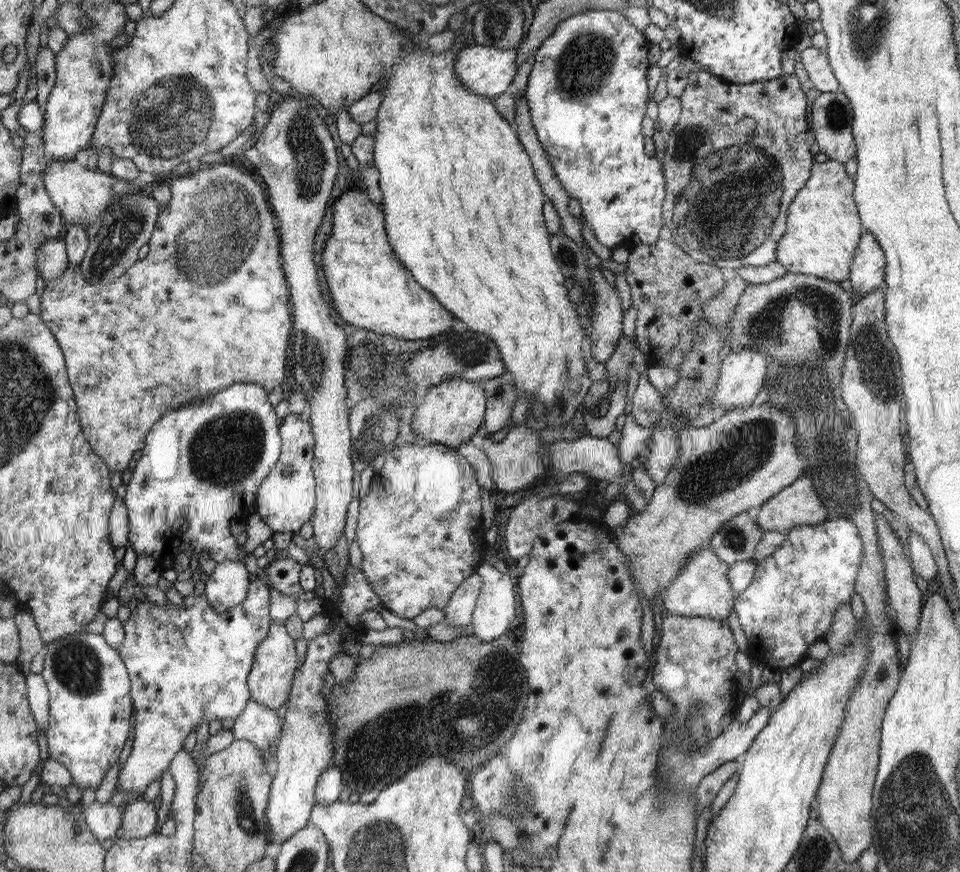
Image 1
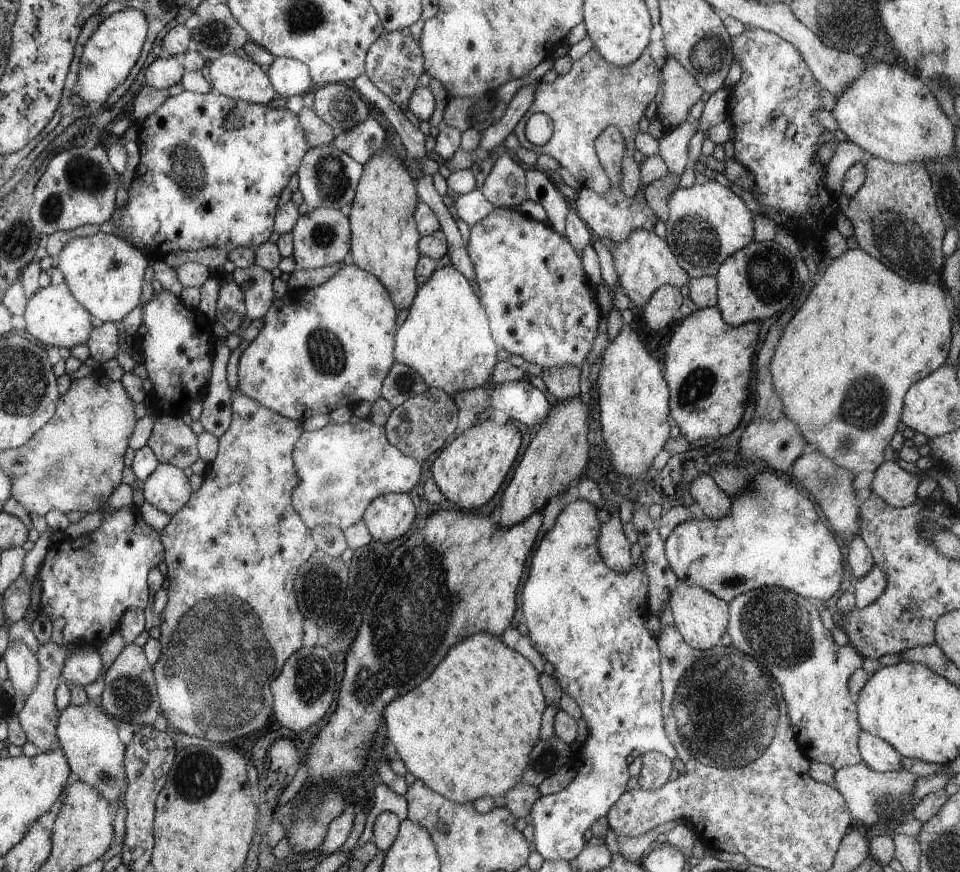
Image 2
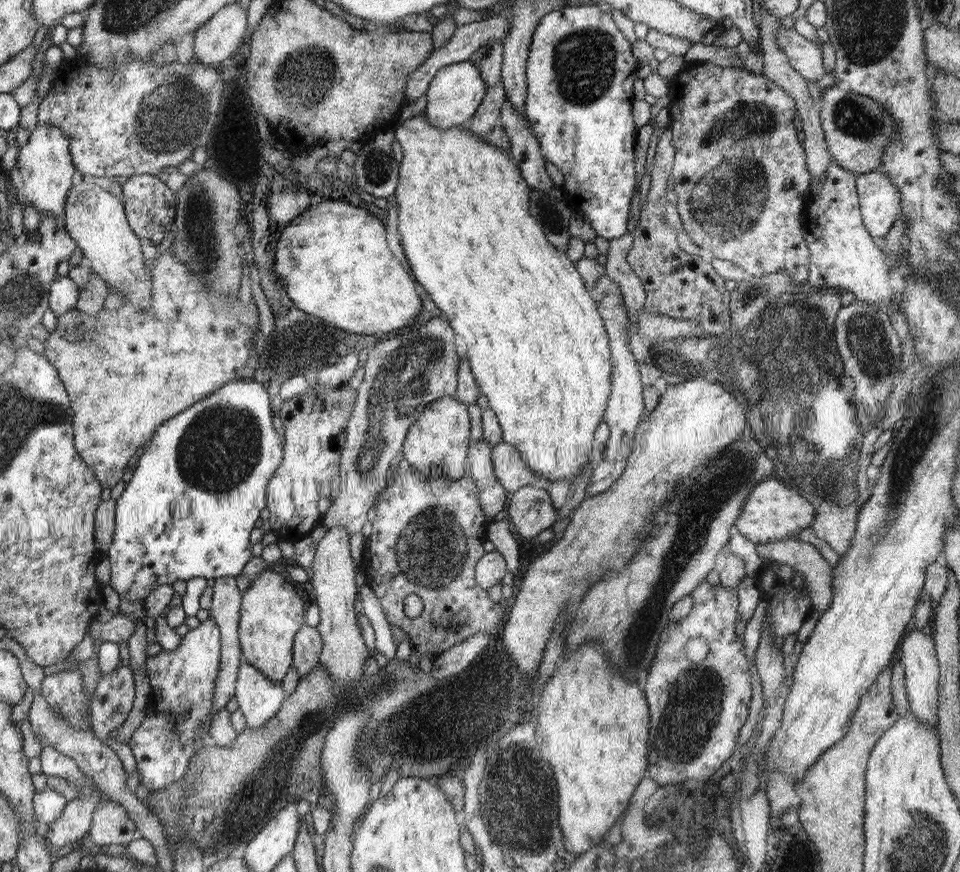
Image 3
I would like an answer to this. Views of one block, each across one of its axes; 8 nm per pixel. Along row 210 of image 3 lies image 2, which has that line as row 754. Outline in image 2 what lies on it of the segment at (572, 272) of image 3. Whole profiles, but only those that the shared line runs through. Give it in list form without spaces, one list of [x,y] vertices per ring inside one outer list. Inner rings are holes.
[[[473,634],[462,640],[446,662],[412,690],[394,698],[385,708],[385,737],[394,744],[407,771],[431,789],[458,804],[474,802],[483,796],[504,796],[510,788],[523,782],[528,756],[541,739],[546,699],[536,668],[516,650],[508,648],[494,634]]]

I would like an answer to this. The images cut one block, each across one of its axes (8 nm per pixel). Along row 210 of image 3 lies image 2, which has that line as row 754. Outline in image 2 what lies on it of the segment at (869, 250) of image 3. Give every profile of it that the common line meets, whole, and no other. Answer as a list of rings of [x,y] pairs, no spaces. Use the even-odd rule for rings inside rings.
[[[764,588],[745,592],[730,601],[729,635],[732,646],[749,654],[758,664],[769,671],[781,686],[788,706],[789,718],[794,718],[794,730],[806,746],[810,760],[832,766],[835,771],[842,767],[864,762],[860,751],[860,719],[856,718],[856,704],[848,694],[848,680],[862,666],[862,656],[853,646],[838,646],[832,633],[822,624],[818,610],[802,595],[783,588]]]

